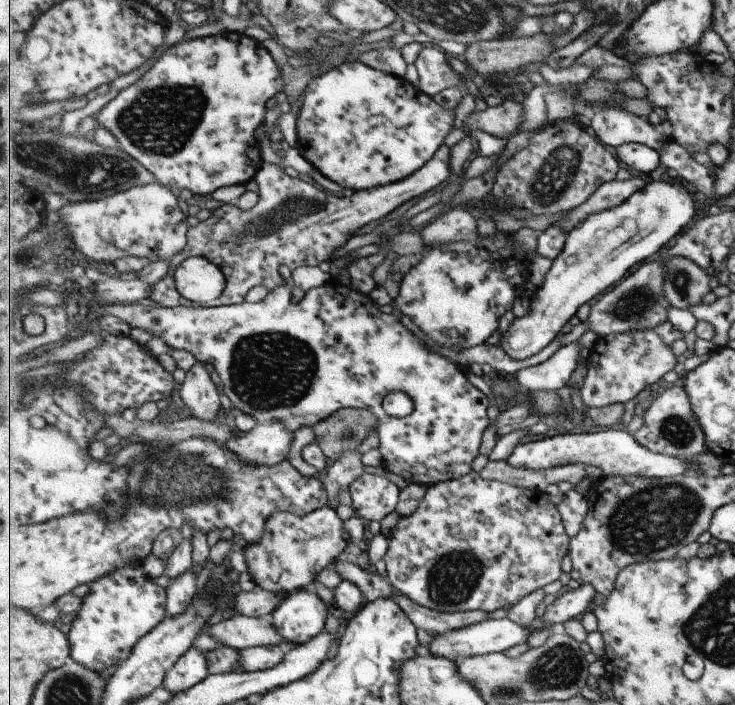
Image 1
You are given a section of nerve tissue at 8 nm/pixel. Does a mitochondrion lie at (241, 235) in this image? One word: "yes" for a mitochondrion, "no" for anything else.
yes

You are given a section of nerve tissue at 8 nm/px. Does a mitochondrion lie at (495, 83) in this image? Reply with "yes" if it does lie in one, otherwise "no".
no

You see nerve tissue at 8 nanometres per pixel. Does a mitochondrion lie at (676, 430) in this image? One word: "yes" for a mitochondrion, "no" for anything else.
yes

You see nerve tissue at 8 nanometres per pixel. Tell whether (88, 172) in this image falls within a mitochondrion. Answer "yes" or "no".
yes

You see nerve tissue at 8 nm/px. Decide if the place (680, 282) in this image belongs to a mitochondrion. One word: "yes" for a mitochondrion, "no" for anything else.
yes

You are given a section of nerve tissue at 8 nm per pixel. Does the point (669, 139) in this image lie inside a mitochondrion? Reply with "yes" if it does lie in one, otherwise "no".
no

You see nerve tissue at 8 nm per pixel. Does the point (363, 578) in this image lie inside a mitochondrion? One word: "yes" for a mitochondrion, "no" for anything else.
no

